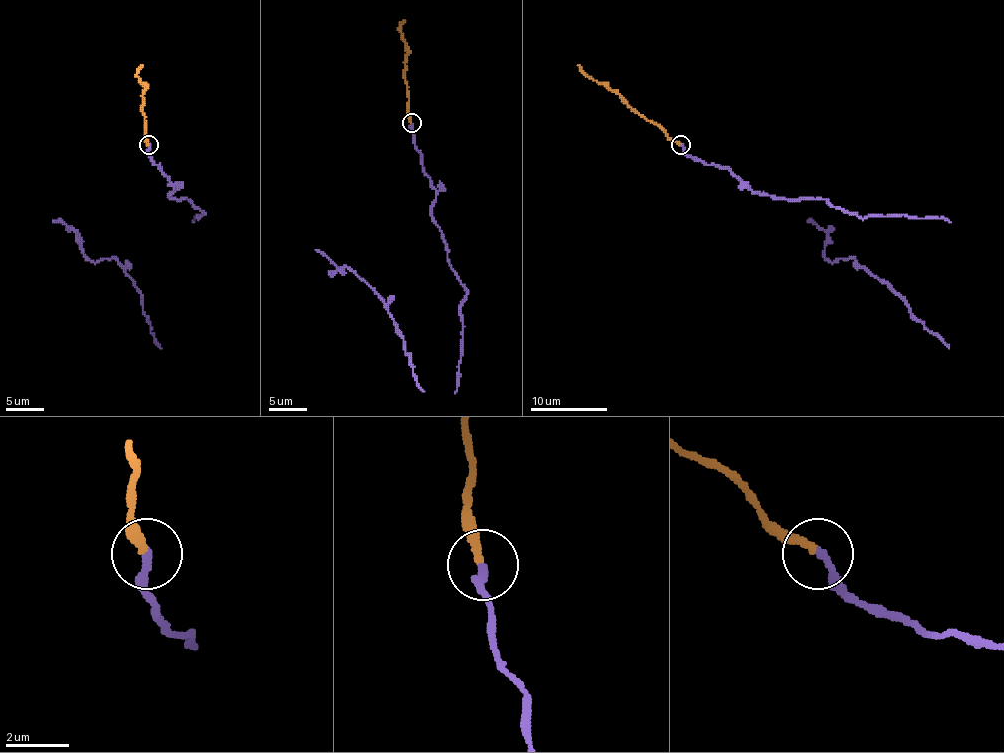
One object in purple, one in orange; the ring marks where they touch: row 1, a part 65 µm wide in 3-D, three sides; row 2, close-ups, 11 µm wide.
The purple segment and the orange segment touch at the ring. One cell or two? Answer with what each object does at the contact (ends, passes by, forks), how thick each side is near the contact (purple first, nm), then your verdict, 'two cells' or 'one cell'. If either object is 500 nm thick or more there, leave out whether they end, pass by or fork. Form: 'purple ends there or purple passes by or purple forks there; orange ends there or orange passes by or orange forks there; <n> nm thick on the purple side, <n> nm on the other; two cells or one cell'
purple ends there; orange ends there; 240 nm thick on the purple side, 240 nm on the other; two cells

